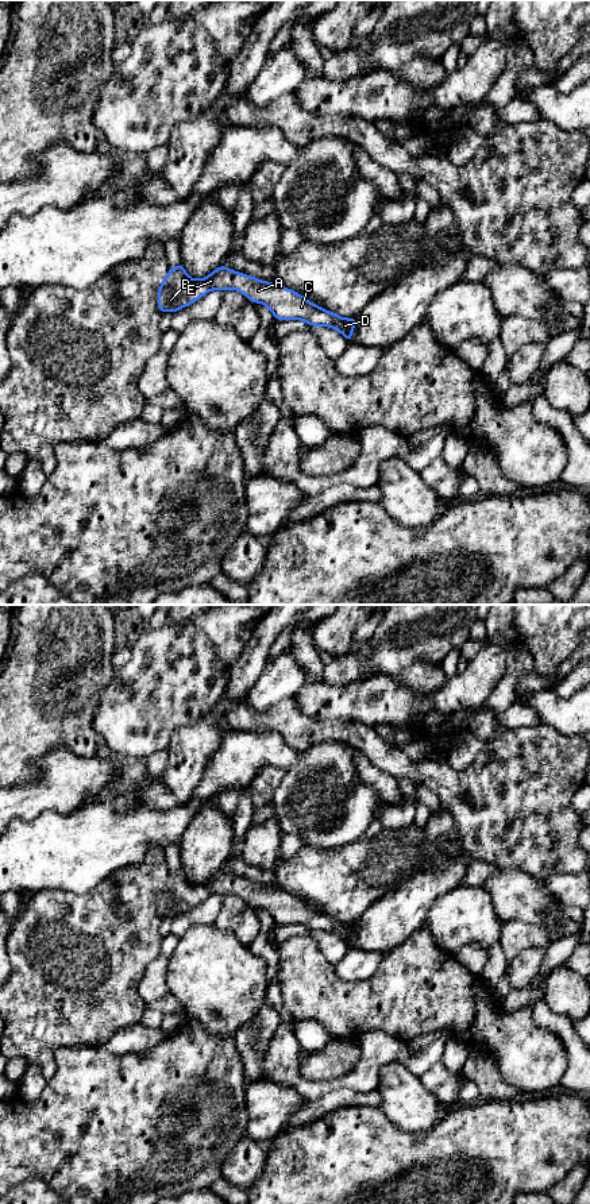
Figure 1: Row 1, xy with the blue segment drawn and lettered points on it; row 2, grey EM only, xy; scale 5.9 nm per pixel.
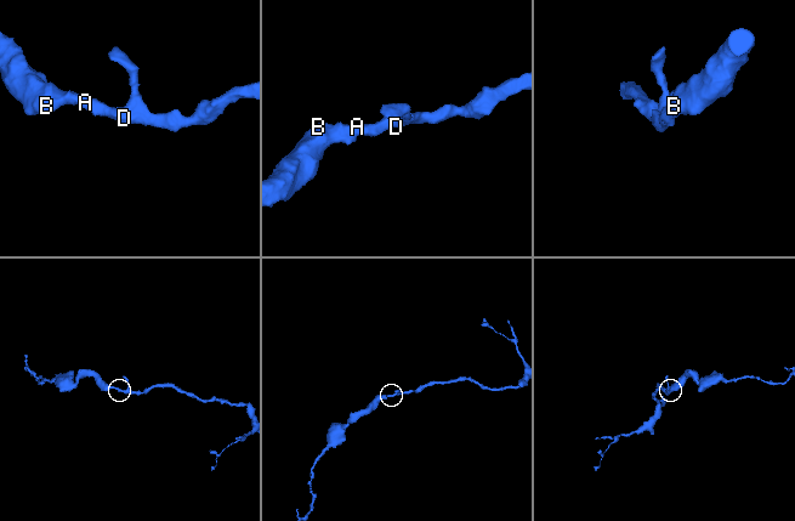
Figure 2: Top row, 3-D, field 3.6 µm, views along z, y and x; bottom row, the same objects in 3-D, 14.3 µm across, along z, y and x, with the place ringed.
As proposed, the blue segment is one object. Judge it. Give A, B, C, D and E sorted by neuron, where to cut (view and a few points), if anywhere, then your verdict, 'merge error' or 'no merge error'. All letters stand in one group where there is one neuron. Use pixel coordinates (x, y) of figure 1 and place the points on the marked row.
A B C D E; no cut; no merge error

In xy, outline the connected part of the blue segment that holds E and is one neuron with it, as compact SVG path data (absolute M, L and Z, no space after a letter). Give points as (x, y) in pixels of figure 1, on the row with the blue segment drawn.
M182 262L177 267L170 267L158 288L158 309L161 313L174 313L215 289L240 292L251 302L267 306L275 320L301 320L312 327L329 327L340 332L348 343L352 341L356 317L340 317L278 282L270 283L223 265L201 279L190 278Z

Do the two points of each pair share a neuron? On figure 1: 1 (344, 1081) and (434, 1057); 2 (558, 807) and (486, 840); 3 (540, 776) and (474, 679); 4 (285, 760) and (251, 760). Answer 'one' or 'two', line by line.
1: one
2: one
3: two
4: one

